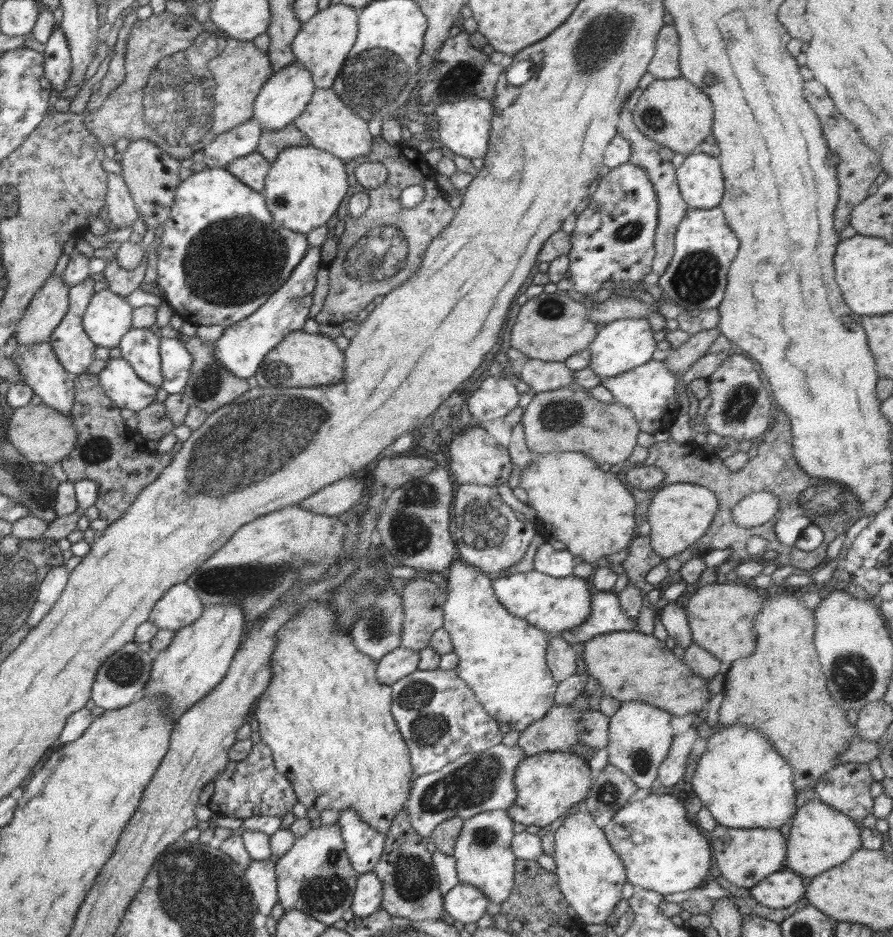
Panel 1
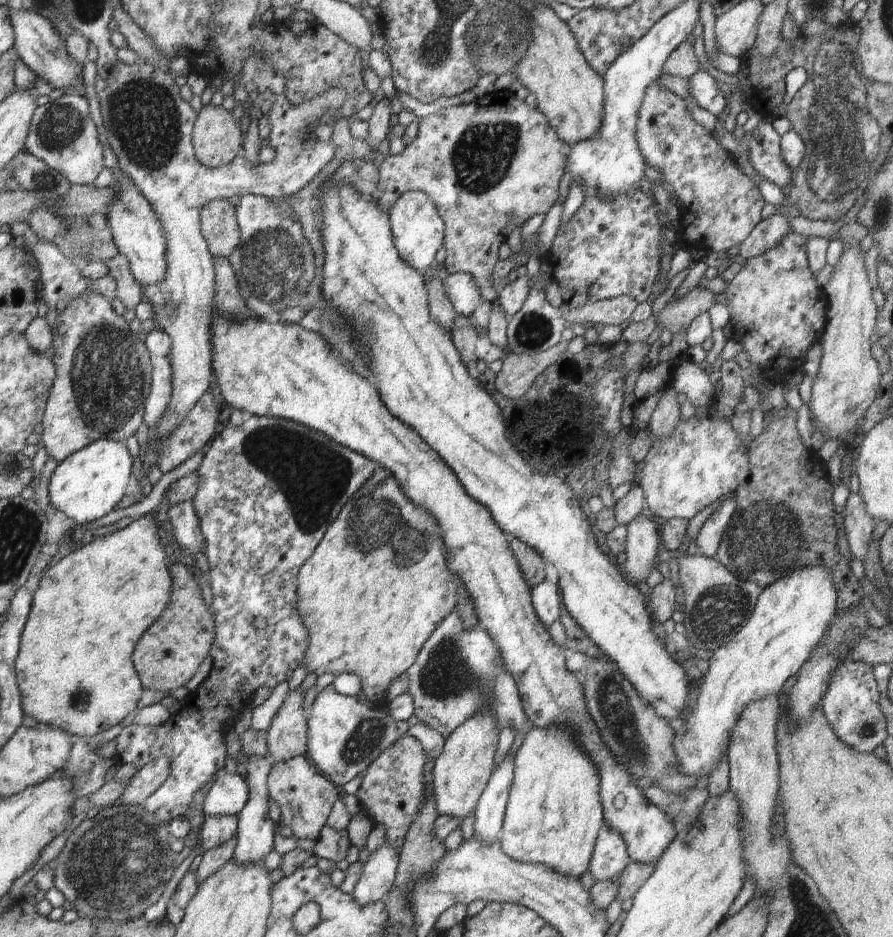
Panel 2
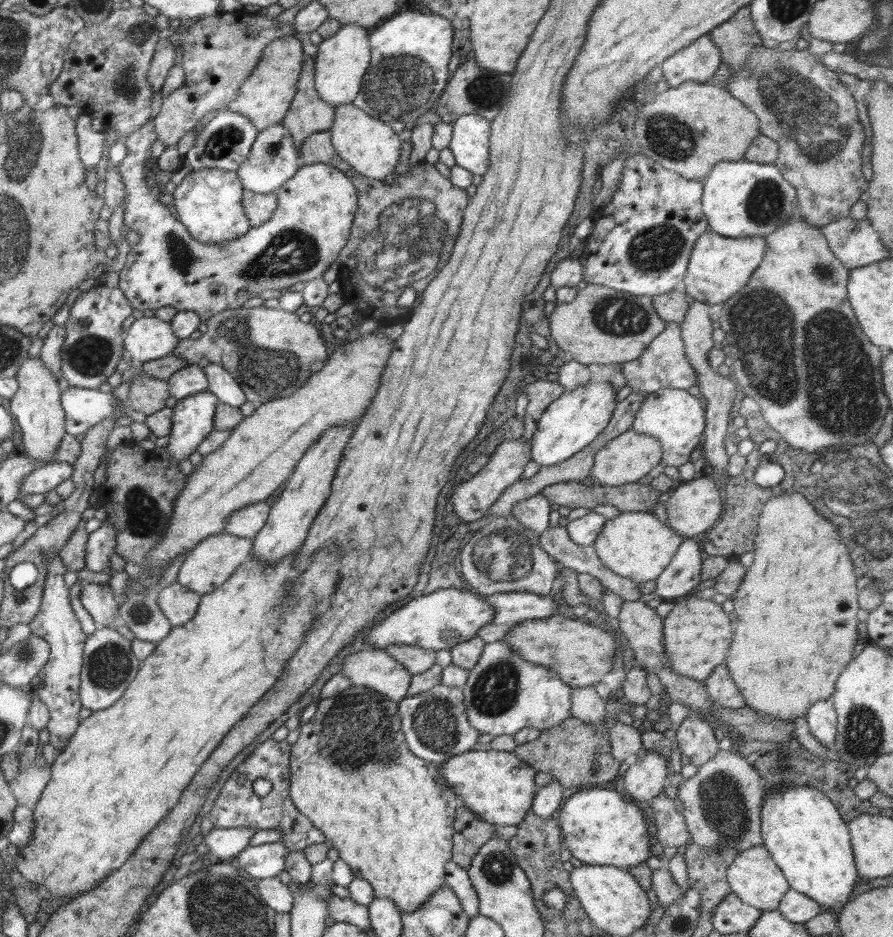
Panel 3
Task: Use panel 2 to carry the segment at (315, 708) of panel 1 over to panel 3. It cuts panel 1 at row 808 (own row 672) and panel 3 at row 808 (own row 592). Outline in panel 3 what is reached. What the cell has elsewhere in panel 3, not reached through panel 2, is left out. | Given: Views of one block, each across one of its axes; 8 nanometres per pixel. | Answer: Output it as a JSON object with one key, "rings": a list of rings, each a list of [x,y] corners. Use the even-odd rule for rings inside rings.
{"rings":[[[350,686],[346,691],[335,697],[321,698],[317,710],[311,720],[299,726],[300,734],[297,742],[292,744],[290,758],[290,788],[289,795],[296,808],[310,819],[310,822],[332,841],[333,848],[338,850],[342,858],[352,870],[354,877],[363,878],[370,884],[376,897],[393,900],[401,911],[412,912],[421,907],[429,896],[446,886],[445,864],[453,855],[453,822],[458,806],[453,787],[447,785],[443,768],[439,763],[422,760],[414,755],[406,745],[406,737],[401,729],[401,718],[398,712],[398,702],[388,700],[386,696],[372,689]]]}

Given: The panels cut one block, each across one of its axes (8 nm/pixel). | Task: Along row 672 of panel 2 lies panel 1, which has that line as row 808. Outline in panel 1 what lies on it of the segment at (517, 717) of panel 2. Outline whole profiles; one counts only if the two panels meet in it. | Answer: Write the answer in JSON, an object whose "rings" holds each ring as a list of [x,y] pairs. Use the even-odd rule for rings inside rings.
{"rings":[[[501,743],[482,753],[464,754],[436,772],[415,777],[405,804],[414,830],[430,840],[437,824],[453,816],[467,819],[479,812],[507,810],[516,800],[515,772],[525,757],[517,745]]]}

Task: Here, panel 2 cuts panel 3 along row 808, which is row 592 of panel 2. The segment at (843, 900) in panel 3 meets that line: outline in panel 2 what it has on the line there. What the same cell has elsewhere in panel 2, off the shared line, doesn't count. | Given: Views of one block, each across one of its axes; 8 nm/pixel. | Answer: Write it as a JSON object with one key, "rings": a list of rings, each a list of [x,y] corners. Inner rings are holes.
{"rings":[[[823,564],[810,565],[778,577],[772,584],[761,589],[754,612],[732,640],[714,651],[709,660],[708,672],[702,677],[702,685],[695,706],[686,722],[685,734],[675,734],[673,749],[678,764],[687,775],[694,775],[704,784],[722,754],[727,754],[731,728],[746,704],[763,696],[780,696],[780,688],[792,678],[808,660],[813,648],[824,636],[836,615],[837,590],[830,569]]]}

